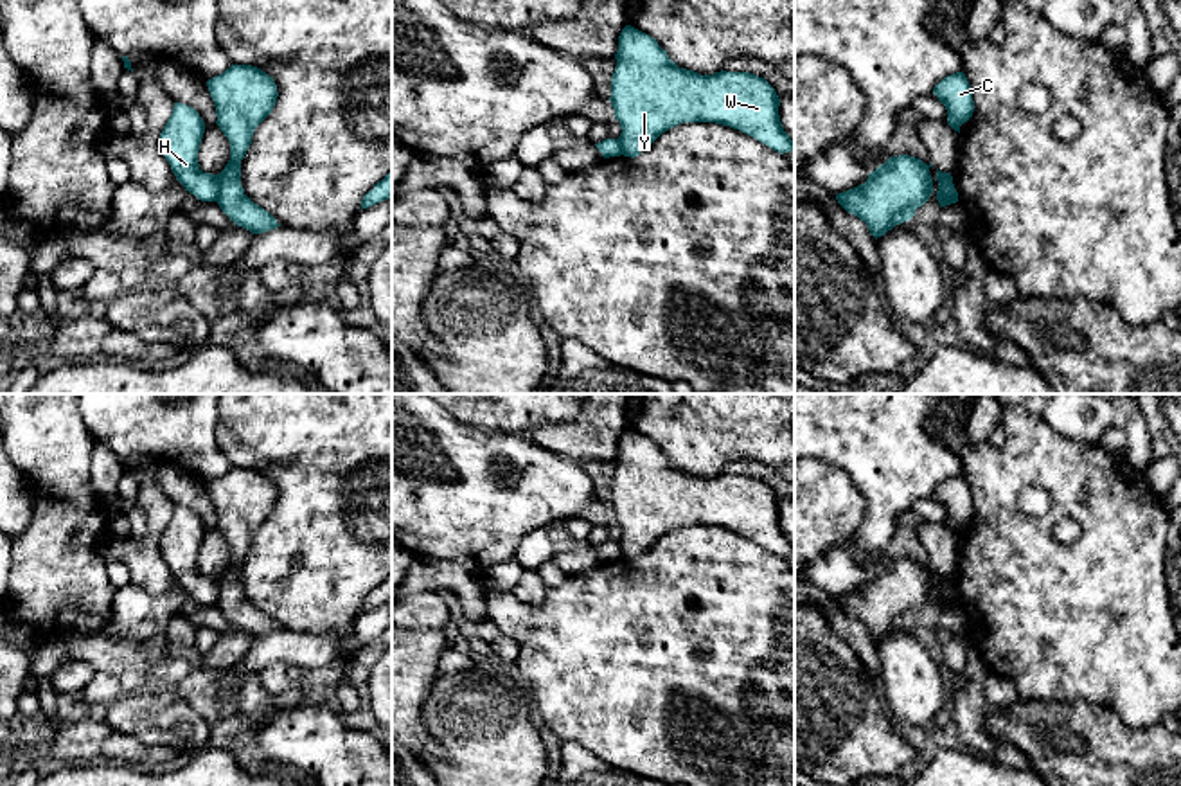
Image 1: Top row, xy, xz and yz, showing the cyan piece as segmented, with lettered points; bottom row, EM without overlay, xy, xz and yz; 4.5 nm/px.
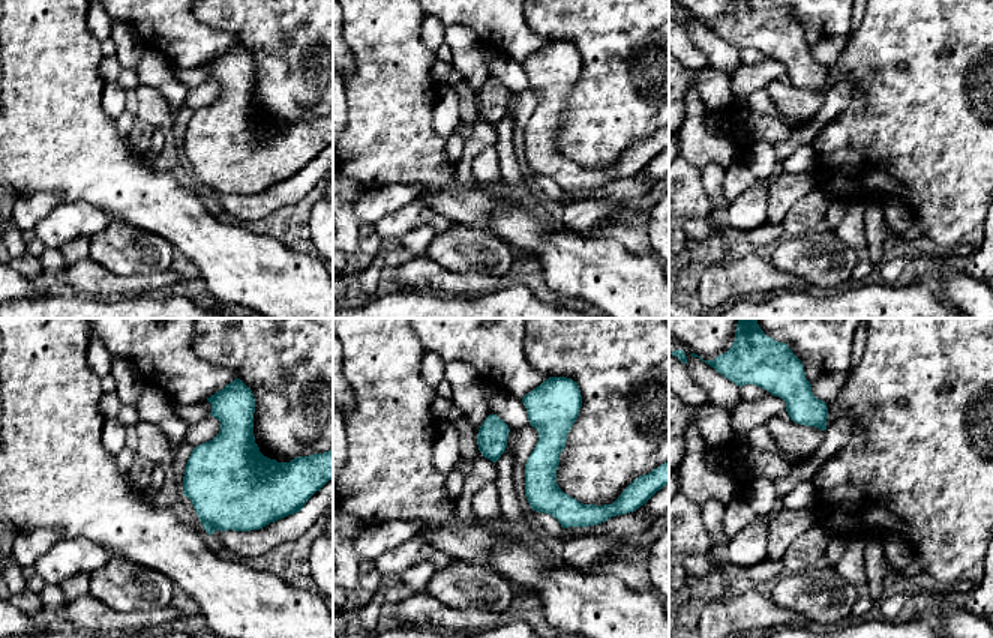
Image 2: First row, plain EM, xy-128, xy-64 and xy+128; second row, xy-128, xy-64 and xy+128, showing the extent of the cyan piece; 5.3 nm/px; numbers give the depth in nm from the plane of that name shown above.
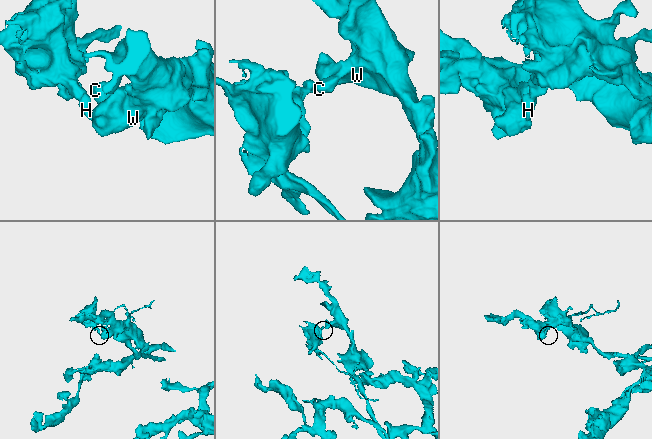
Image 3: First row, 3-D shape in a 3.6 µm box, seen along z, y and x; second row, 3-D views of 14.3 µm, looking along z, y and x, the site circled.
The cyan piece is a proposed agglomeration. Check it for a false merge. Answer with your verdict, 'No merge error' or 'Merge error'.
Merge error

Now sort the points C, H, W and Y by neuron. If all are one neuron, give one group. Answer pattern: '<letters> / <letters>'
C W Y / H

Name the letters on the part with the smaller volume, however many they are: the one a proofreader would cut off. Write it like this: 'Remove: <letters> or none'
Remove: H

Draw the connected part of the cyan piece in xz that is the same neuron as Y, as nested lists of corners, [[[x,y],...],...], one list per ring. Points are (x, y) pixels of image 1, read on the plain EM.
[[[626,428],[618,439],[615,462],[609,504],[622,531],[617,545],[624,559],[638,559],[662,536],[683,525],[730,529],[782,558],[795,554],[795,545],[780,525],[780,502],[764,480],[726,473],[701,478],[694,473],[679,471],[654,441],[631,428]]]

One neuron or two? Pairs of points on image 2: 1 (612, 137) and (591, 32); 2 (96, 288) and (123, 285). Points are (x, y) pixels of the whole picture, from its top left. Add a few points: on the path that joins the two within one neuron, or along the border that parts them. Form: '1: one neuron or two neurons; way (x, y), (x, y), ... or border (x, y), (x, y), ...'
1: one neuron; way (612, 111), (612, 57)
2: one neuron; way (102, 285), (117, 285)

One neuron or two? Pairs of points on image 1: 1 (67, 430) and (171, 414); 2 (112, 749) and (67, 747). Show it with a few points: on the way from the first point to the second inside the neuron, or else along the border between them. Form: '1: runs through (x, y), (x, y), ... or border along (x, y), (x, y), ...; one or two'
1: border along (79, 412), (96, 439); two
2: runs through (101, 747), (78, 747); one

